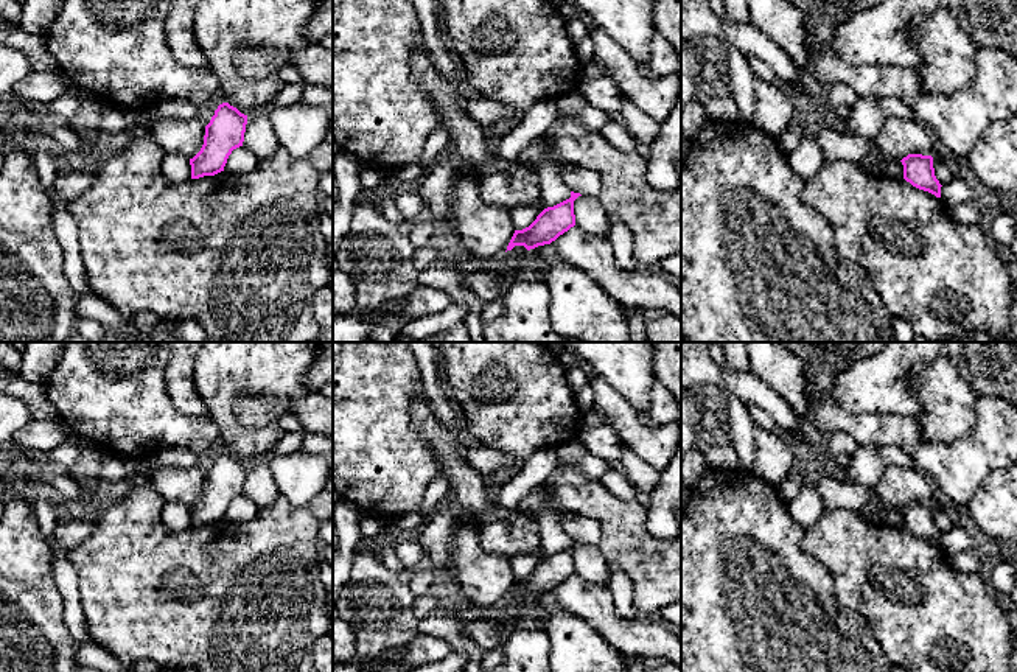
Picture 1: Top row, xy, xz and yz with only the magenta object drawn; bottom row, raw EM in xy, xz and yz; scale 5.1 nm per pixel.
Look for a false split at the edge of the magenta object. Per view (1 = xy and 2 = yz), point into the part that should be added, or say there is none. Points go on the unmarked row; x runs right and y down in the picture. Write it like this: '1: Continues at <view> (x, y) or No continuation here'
1: No continuation here
2: No continuation here

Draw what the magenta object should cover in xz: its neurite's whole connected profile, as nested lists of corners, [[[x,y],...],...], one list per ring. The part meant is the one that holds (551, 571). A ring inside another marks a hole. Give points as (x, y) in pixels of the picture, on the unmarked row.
[[[571,540],[571,546],[544,557],[536,568],[522,579],[515,579],[507,599],[515,594],[524,594],[527,599],[538,594],[550,593],[560,583],[575,574],[574,549],[582,544],[580,541]]]

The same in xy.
[[[229,451],[219,453],[205,474],[201,499],[190,507],[191,527],[215,524],[224,520],[232,499],[243,495],[246,473],[247,464]]]

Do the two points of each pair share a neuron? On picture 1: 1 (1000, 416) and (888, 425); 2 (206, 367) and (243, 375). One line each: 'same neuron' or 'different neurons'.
1: same neuron
2: same neuron

